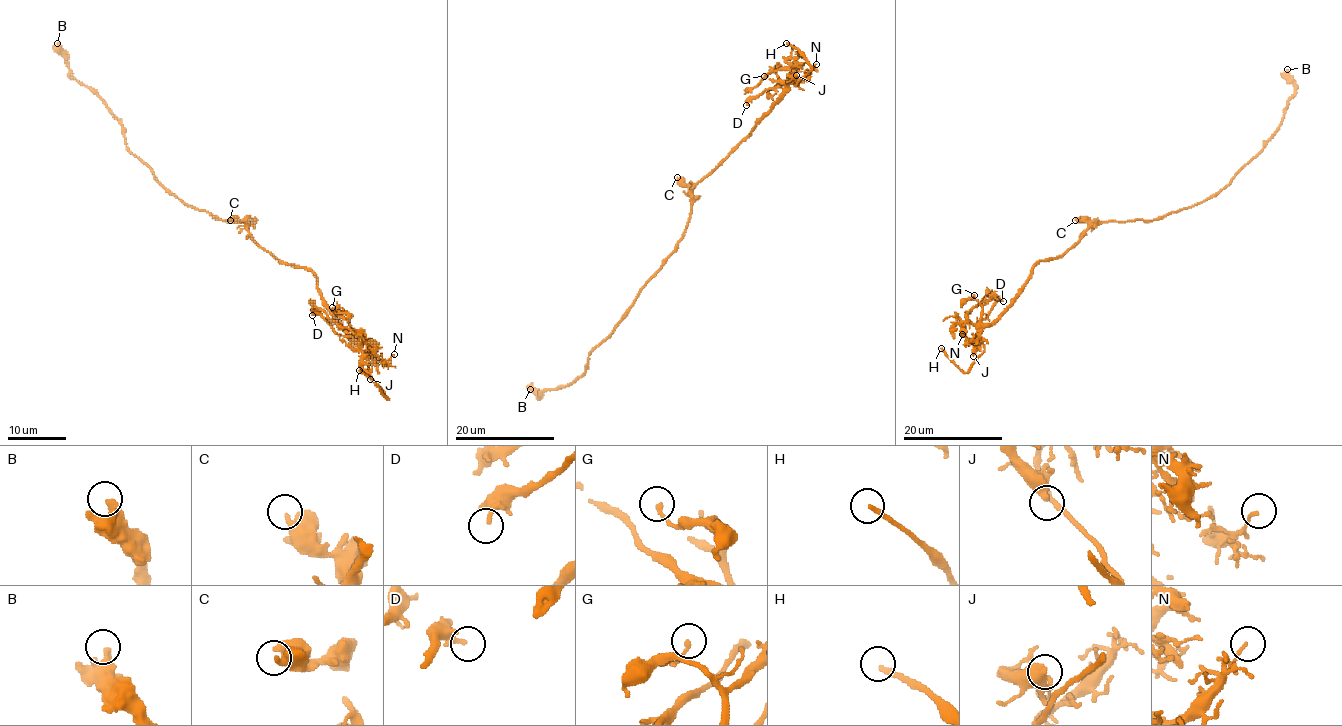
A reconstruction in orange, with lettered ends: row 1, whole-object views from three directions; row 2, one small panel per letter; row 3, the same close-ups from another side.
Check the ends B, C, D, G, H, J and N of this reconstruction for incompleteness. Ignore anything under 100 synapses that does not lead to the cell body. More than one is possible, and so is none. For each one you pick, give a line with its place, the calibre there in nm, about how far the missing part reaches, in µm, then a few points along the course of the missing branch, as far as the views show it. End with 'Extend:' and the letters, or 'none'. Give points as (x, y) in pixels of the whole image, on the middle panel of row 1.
H: at (786, 43); 200 nm thick; about 50 µm are missing; missing branch runs (786, 43), (738, 58), (692, 89), (669, 92), (643, 90)
Extend: H

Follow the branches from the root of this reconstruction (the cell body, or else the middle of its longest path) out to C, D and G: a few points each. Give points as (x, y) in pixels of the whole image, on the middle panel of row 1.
C: (688, 218), (690, 192), (677, 177)
D: (688, 218), (690, 191), (750, 135), (761, 117), (781, 97), (784, 84), (764, 90), (746, 105)
G: (688, 218), (690, 191), (750, 135), (781, 97), (784, 84), (779, 84), (778, 75), (769, 71), (764, 76)

